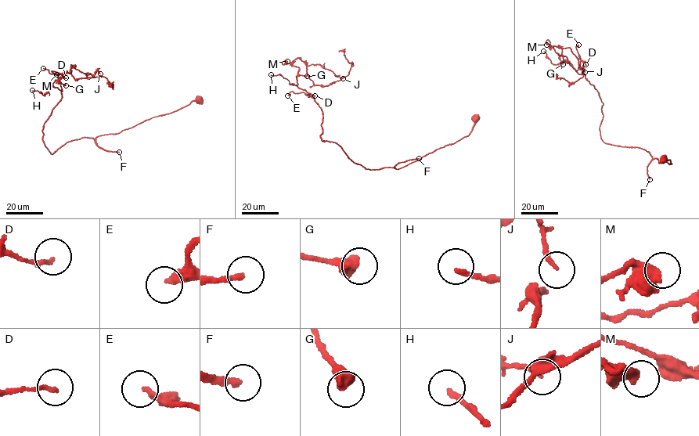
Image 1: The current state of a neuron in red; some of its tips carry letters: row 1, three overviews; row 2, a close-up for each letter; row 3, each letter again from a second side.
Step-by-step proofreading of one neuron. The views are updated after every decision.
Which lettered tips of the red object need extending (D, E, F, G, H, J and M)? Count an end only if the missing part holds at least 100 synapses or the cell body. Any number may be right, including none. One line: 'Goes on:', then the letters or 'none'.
Goes on: F

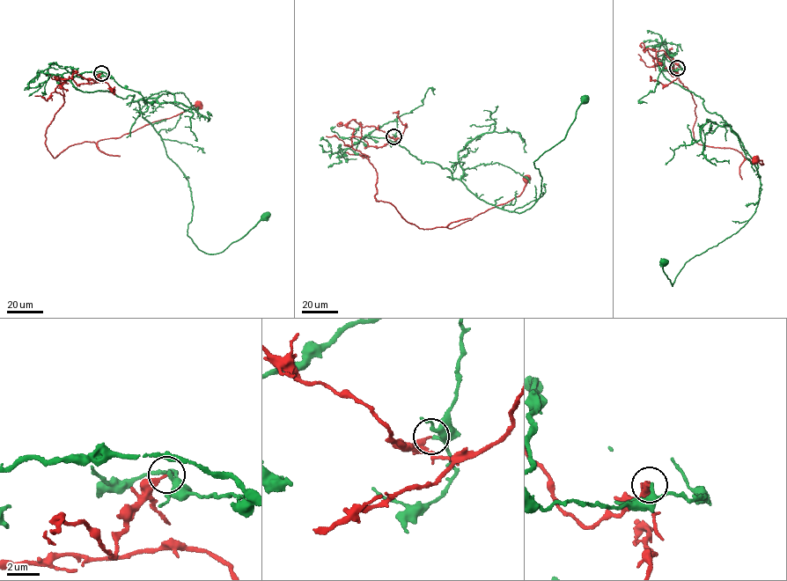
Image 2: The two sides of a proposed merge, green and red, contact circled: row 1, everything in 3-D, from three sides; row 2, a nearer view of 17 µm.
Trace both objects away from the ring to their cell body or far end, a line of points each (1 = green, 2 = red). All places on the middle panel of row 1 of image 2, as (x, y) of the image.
1: (393, 136), (395, 120), (364, 138), (398, 143), (519, 213), (540, 194), (534, 160), (563, 140), (584, 100)
2: (393, 136), (348, 123), (351, 146), (378, 174), (376, 201), (420, 228), (472, 219), (519, 196), (525, 178)

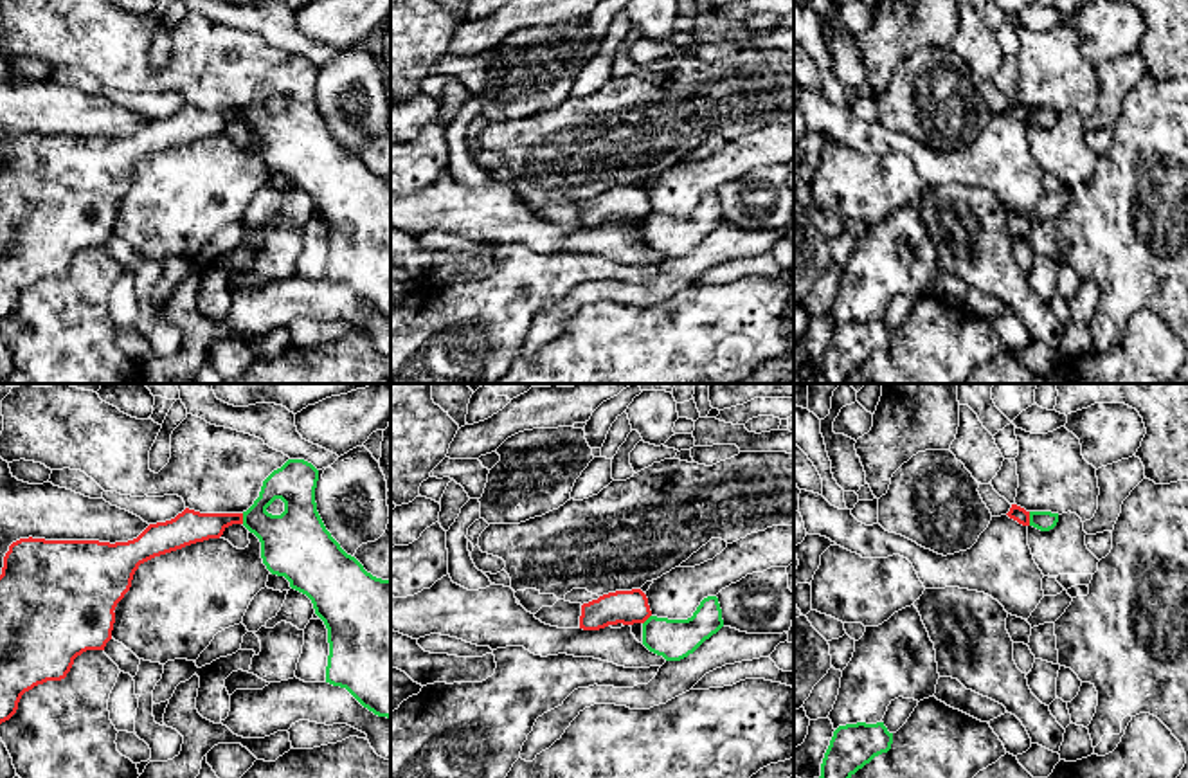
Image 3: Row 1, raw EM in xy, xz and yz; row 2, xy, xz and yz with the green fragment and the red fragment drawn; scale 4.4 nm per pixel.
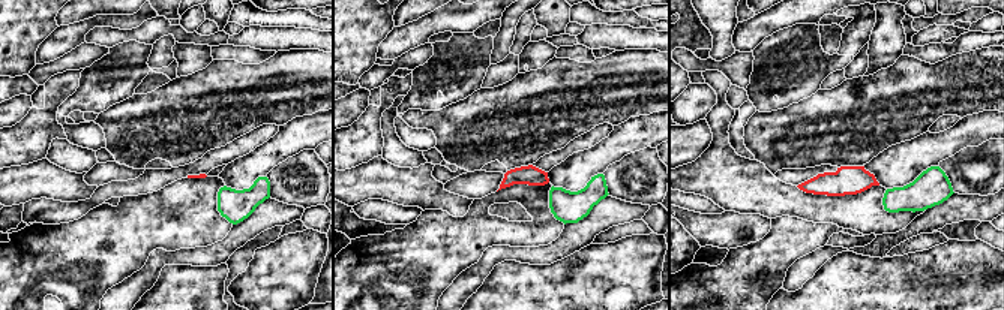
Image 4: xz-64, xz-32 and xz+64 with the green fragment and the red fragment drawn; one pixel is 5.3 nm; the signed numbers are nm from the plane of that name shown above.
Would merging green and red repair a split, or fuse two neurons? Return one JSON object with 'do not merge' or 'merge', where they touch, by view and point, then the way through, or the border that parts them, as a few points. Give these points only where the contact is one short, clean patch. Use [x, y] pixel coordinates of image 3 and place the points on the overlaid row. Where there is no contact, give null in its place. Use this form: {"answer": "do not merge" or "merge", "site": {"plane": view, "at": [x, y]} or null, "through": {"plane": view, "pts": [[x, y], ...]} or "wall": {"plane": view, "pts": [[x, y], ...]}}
{"answer": "do not merge", "site": {"plane": "yz", "at": [1030, 519]}, "wall": {"plane": "yz", "pts": [[1028, 512], [1030, 524]]}}

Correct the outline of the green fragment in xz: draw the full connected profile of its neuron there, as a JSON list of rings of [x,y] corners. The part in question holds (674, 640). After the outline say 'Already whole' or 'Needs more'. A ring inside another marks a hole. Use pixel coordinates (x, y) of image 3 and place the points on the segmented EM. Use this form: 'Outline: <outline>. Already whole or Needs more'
Outline: [[[707,596],[688,620],[650,616],[643,623],[643,645],[666,661],[680,661],[724,627],[716,596]]]. Already whole

